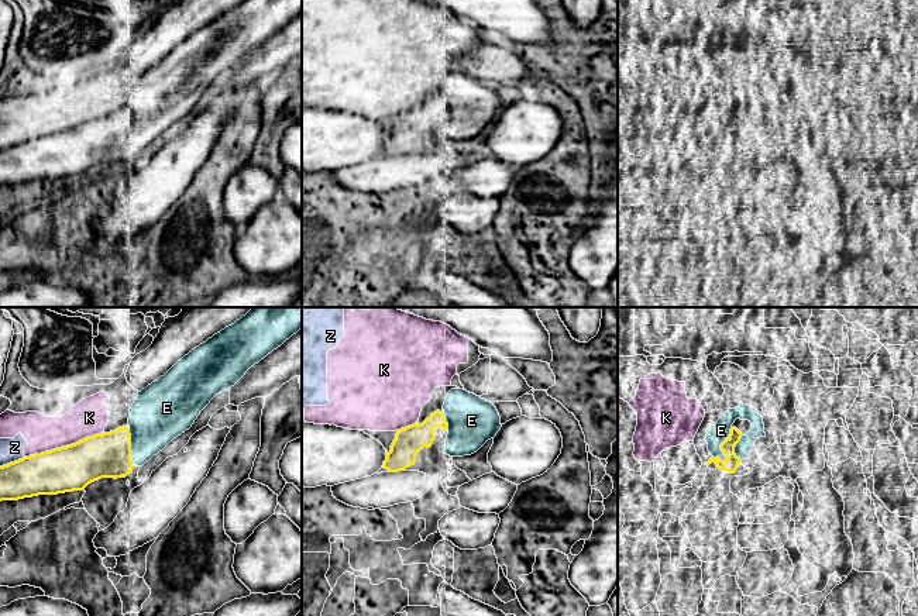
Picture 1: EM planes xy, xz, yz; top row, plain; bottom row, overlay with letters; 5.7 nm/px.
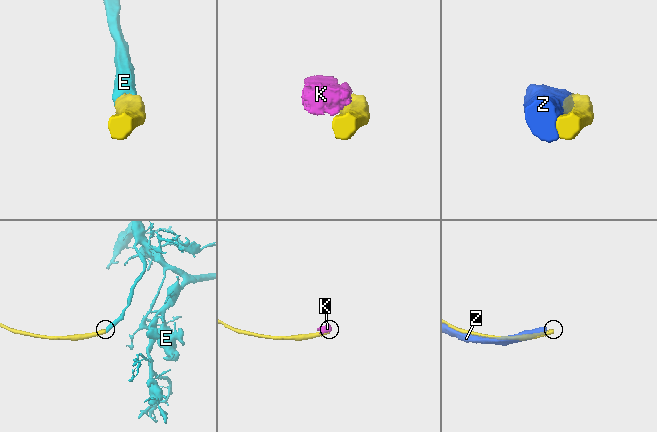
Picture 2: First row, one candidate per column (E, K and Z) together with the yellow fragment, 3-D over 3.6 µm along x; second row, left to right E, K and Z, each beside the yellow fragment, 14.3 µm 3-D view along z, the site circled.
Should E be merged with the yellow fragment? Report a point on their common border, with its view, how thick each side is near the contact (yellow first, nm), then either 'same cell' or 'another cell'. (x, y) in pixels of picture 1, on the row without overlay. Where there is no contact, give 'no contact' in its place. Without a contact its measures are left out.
yz (721, 133) | 80/100 nm | same cell

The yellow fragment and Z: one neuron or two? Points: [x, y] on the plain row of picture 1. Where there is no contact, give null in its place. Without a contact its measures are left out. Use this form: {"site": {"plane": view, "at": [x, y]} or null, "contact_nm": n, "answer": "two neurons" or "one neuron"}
{"site": {"plane": "xy", "at": [11, 147]}, "contact_nm": 160, "answer": "two neurons"}

